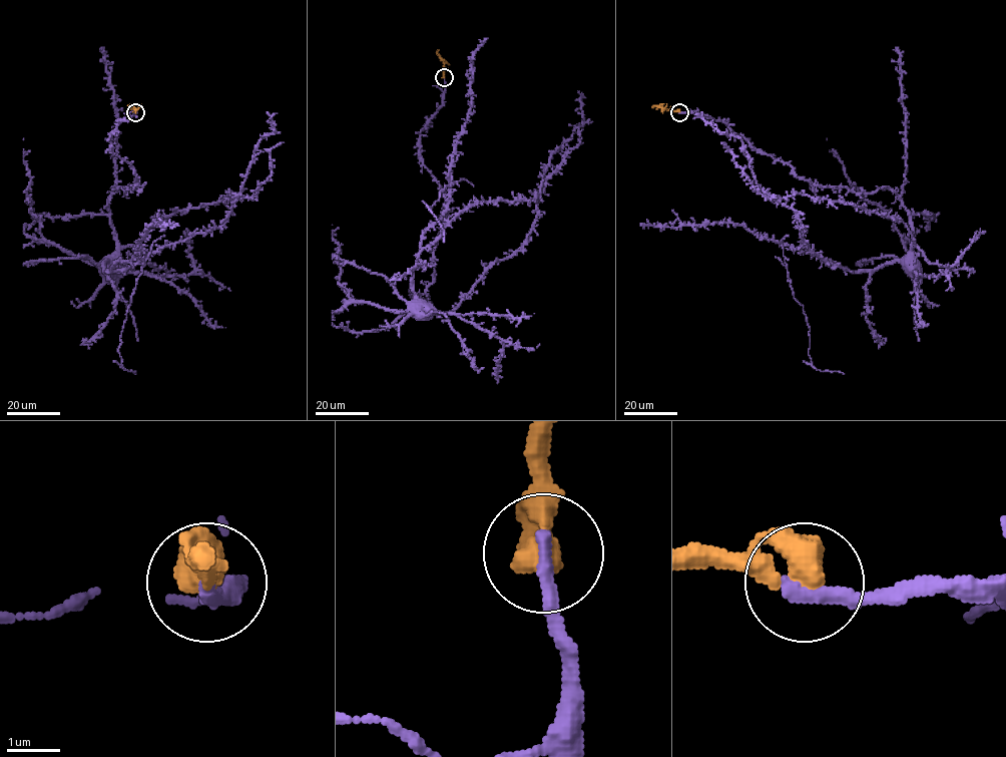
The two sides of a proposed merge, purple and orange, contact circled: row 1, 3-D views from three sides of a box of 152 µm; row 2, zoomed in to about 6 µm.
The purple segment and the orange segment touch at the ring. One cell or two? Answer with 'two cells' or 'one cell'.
one cell

